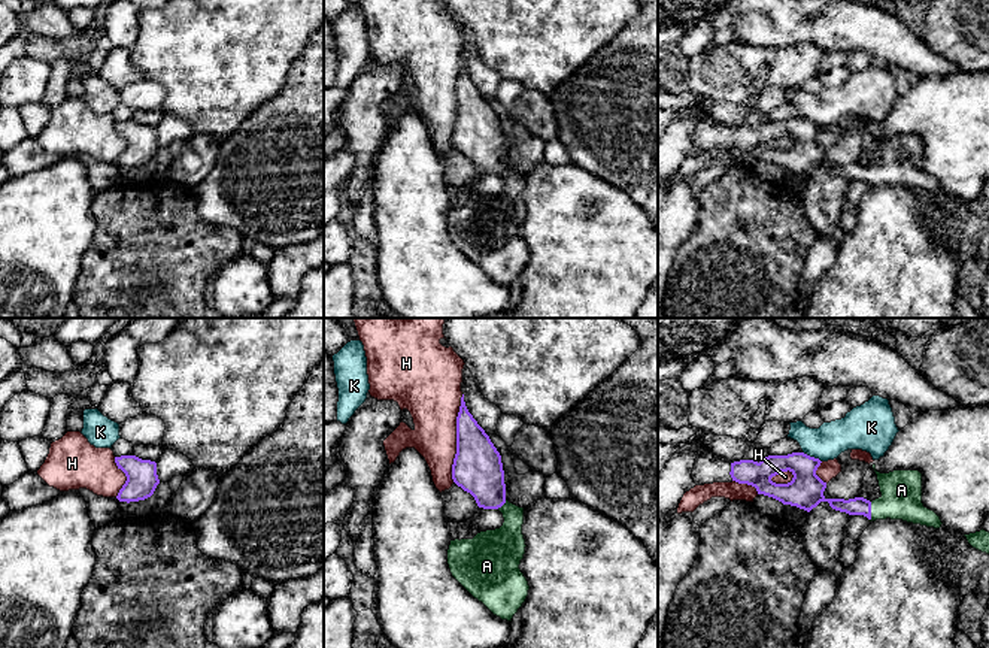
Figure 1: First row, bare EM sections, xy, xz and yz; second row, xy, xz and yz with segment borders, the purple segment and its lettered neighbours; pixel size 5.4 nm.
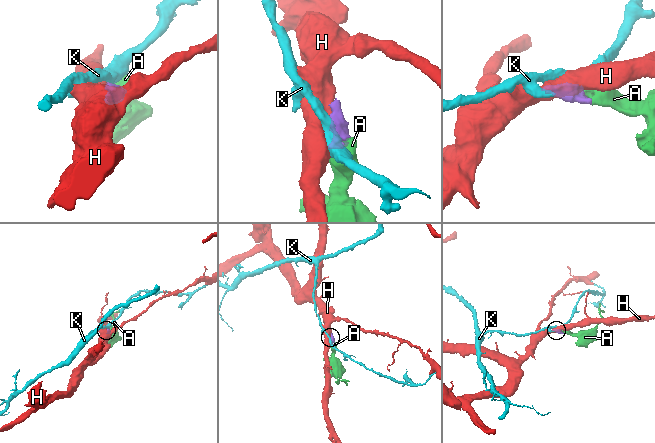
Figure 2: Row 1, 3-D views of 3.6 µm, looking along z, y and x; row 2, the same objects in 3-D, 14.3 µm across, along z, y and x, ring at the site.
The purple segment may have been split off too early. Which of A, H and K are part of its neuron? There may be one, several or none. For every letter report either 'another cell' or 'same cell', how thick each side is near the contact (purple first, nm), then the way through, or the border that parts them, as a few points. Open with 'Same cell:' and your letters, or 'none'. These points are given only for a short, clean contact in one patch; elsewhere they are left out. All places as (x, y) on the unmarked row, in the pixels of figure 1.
Same cell: A
A: same cell; 100 nm thick on the purple side, 220 nm on the other; runs through yz (854, 172), (864, 172), (870, 176), (883, 173), (901, 156)
H: another cell; 260 nm thick on the purple side, 300 nm on the other; border along xz (463, 60), (457, 82), (457, 118), (452, 130), (452, 147)
K: another cell; 190 nm thick on the purple side, 190 nm on the other; border along yz (803, 117), (821, 127)

